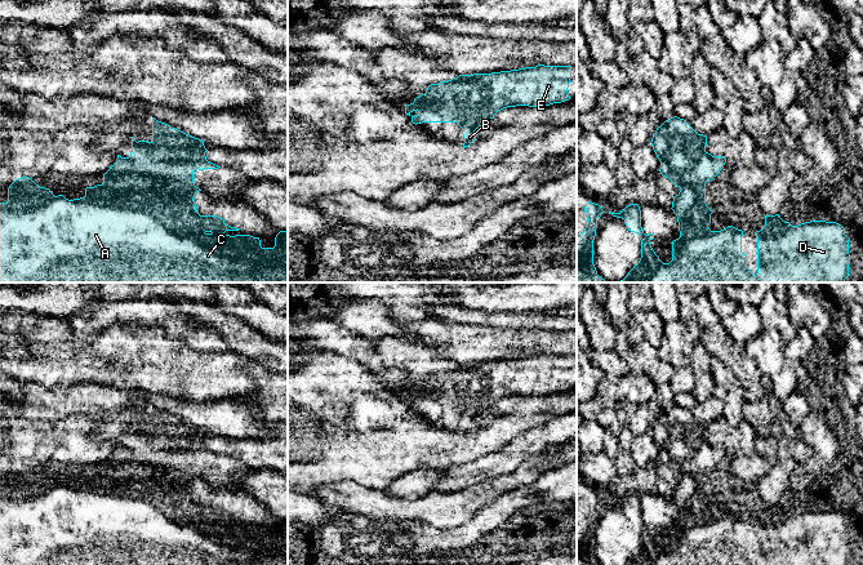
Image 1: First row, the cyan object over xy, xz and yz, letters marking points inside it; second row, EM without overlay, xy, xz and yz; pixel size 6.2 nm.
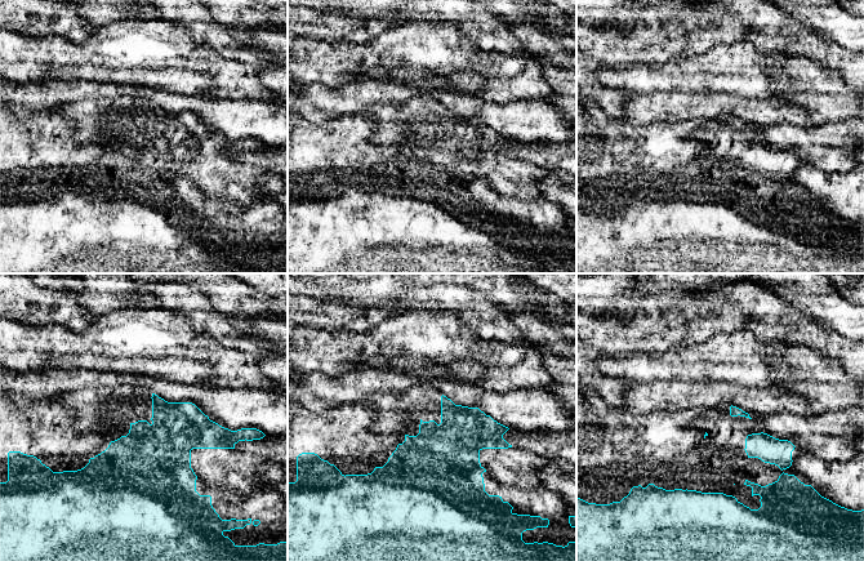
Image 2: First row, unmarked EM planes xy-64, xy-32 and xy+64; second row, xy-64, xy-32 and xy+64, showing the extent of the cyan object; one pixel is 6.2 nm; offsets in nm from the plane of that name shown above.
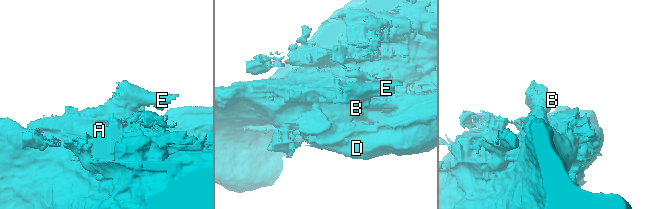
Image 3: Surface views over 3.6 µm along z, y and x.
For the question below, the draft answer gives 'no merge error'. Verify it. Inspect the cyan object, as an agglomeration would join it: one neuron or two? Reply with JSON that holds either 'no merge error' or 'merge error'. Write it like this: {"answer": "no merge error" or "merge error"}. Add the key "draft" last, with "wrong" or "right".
{"answer": "merge error", "draft": "wrong"}

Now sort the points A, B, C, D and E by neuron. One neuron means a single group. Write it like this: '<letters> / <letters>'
A C D / B E

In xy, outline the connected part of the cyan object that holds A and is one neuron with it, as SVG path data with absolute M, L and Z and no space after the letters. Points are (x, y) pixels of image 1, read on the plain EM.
M152 406L152 430L135 430L132 426L129 446L117 444L116 451L103 463L103 472L85 477L85 485L68 489L63 484L54 485L49 477L40 476L28 466L15 468L8 477L8 490L0 491L0 565L288 565L288 520L280 520L273 537L262 537L259 526L250 524L226 524L239 520L224 512L218 504L200 504L193 490L199 476L183 475L175 463L168 462L168 426L172 415Z

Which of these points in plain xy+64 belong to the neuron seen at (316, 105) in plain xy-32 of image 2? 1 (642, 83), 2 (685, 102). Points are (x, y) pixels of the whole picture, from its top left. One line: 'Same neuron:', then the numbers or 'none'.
Same neuron: 2

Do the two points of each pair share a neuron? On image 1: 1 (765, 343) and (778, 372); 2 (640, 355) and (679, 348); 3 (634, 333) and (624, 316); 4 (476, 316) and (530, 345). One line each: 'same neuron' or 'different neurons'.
1: same neuron
2: different neurons
3: same neuron
4: different neurons

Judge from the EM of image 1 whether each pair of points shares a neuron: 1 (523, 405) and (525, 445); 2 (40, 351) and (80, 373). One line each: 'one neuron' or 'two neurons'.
1: two neurons
2: one neuron

